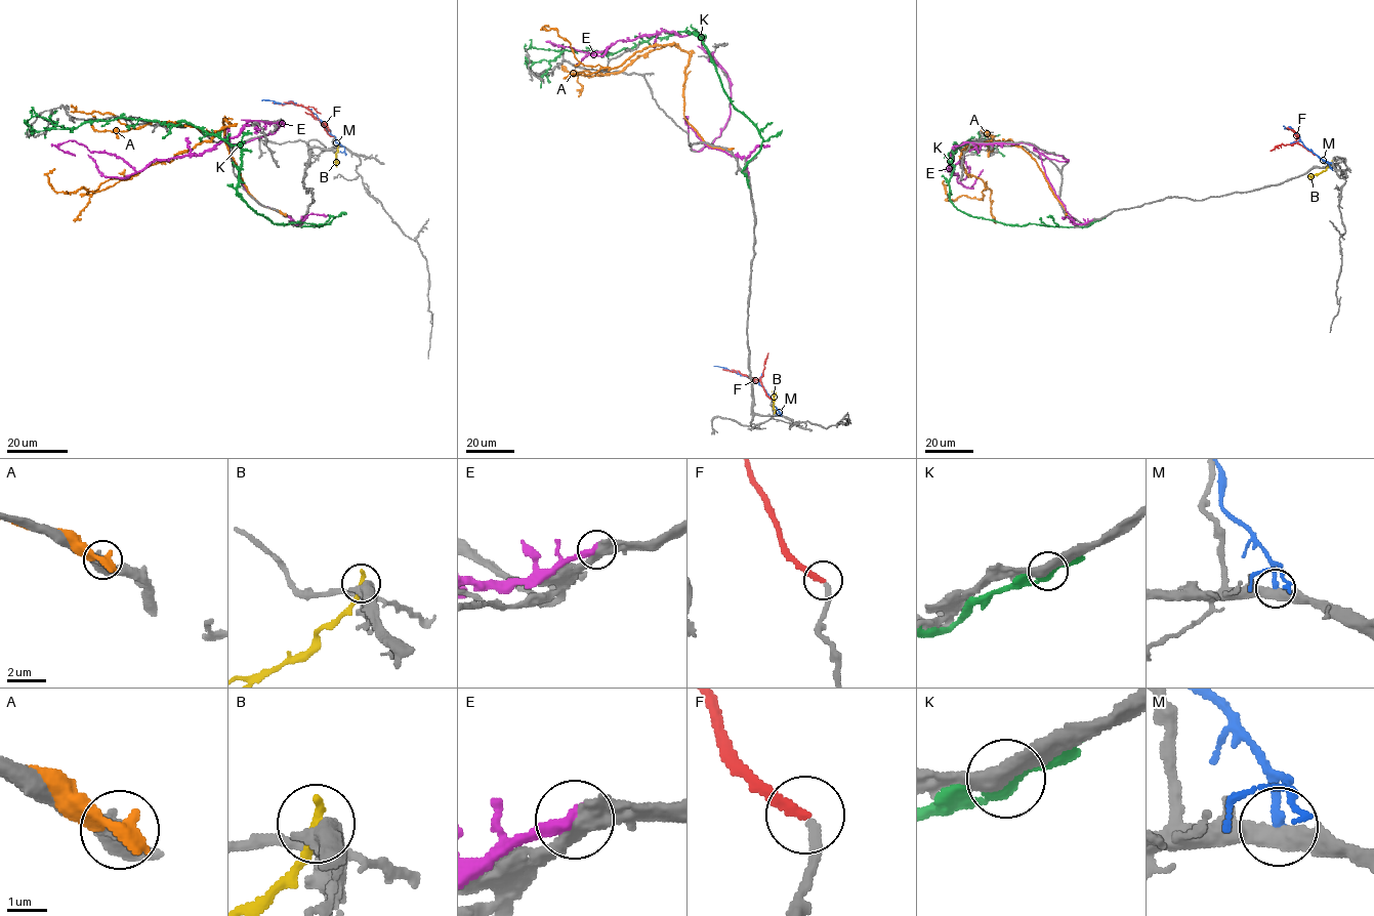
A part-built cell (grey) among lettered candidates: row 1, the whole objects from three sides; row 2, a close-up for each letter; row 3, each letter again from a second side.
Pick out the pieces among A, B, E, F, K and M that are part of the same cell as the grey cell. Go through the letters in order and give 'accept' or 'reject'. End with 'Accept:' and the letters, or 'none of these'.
A: reject
B: reject
E: reject
F: accept
K: reject
M: reject
Accept: F

